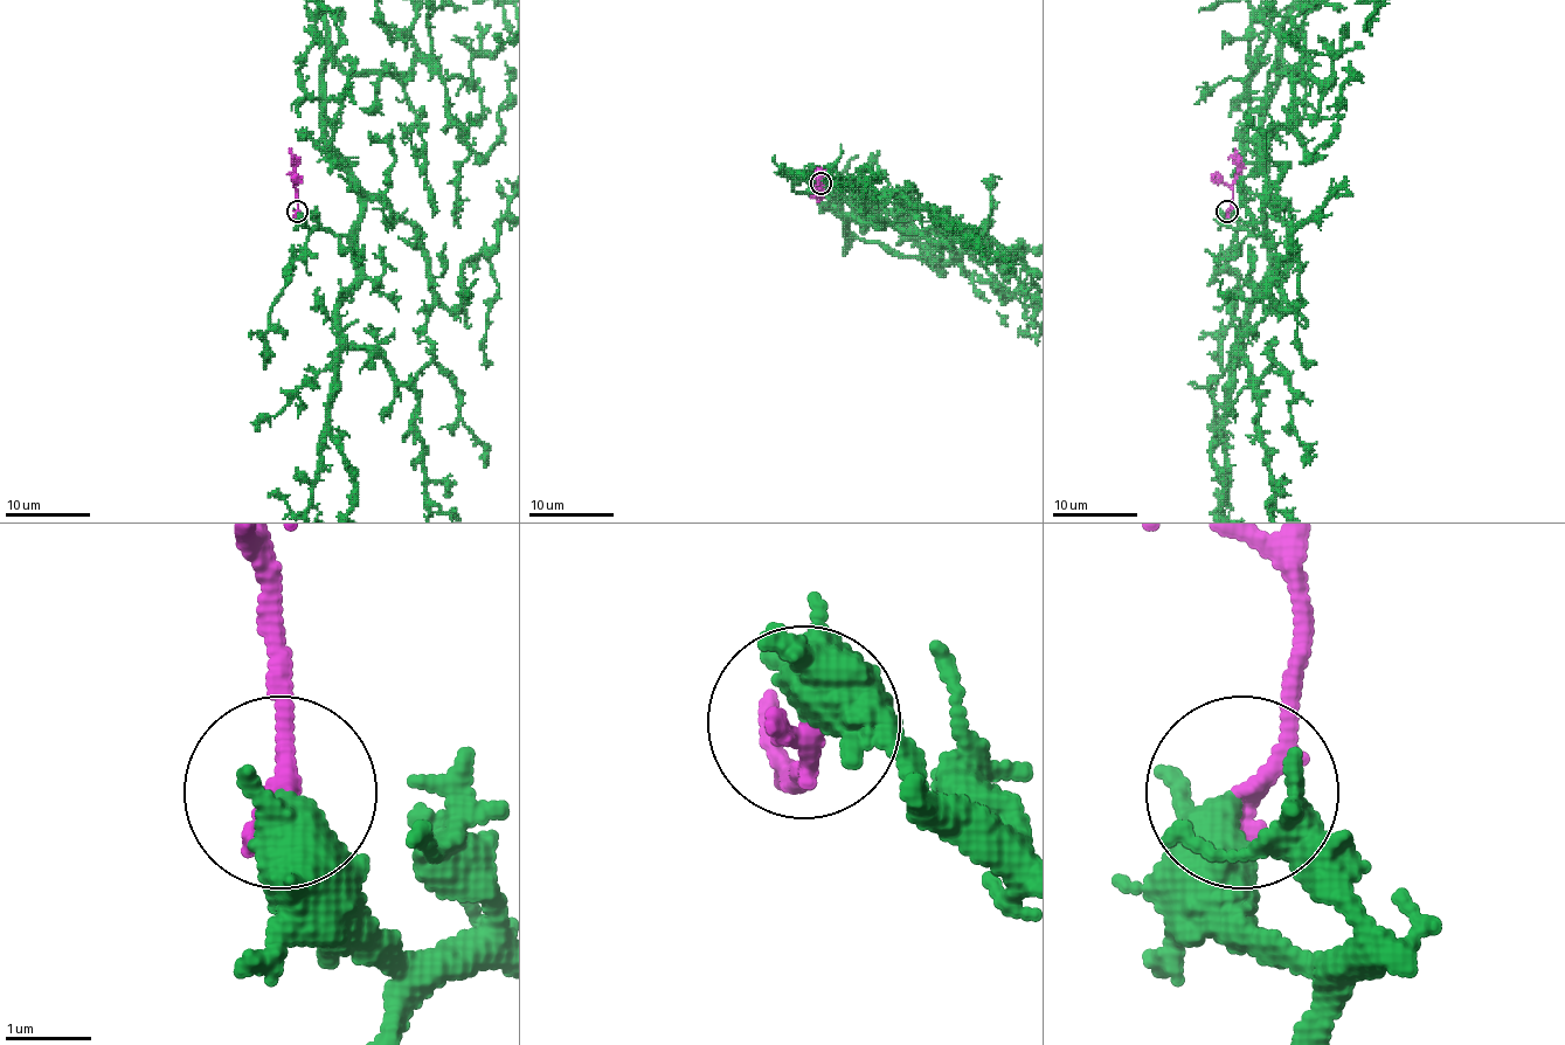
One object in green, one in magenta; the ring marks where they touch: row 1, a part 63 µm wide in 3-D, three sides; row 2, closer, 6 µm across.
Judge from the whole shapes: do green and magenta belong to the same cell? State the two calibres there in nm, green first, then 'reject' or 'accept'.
360 nm thick on the green side, 280 nm on the other; accept

